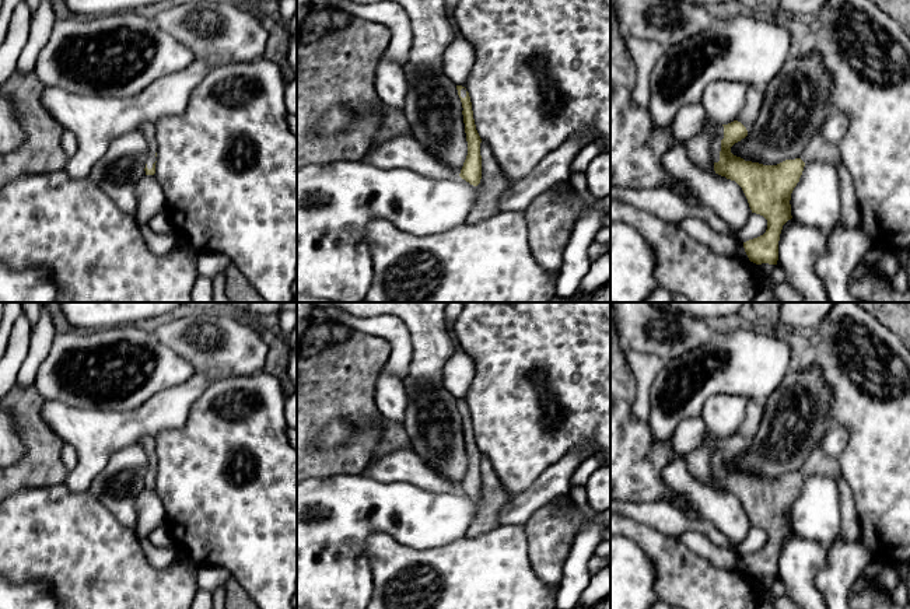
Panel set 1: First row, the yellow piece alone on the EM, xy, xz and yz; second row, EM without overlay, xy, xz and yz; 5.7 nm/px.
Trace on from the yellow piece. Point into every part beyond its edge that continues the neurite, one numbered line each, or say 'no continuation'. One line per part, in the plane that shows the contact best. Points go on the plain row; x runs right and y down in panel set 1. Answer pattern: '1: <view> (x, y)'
1: yz (714, 443)

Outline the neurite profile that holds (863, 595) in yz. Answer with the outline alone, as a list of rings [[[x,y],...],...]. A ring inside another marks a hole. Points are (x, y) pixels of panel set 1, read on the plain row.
[[[860,577],[850,589],[850,606],[853,609],[910,609],[896,605],[888,595],[872,585],[868,578]]]

